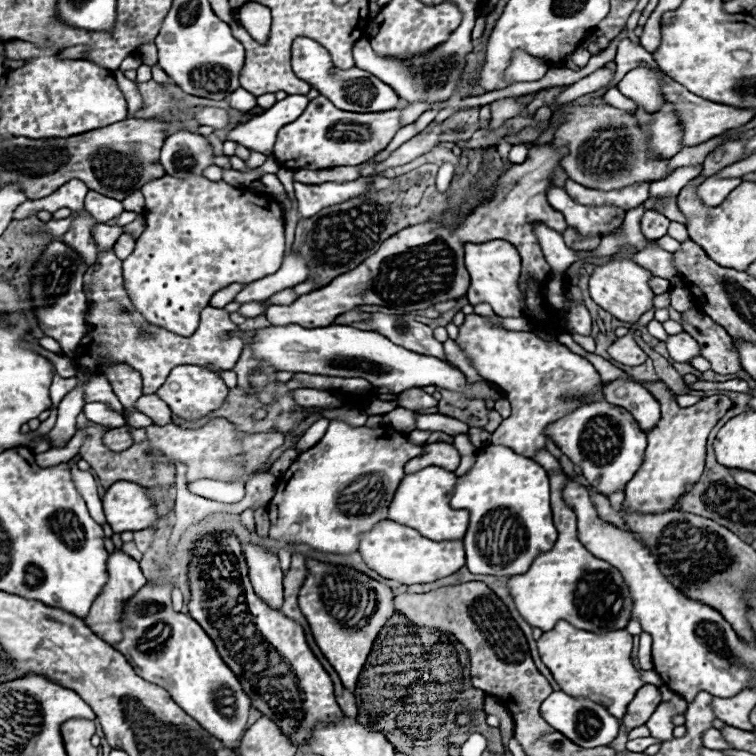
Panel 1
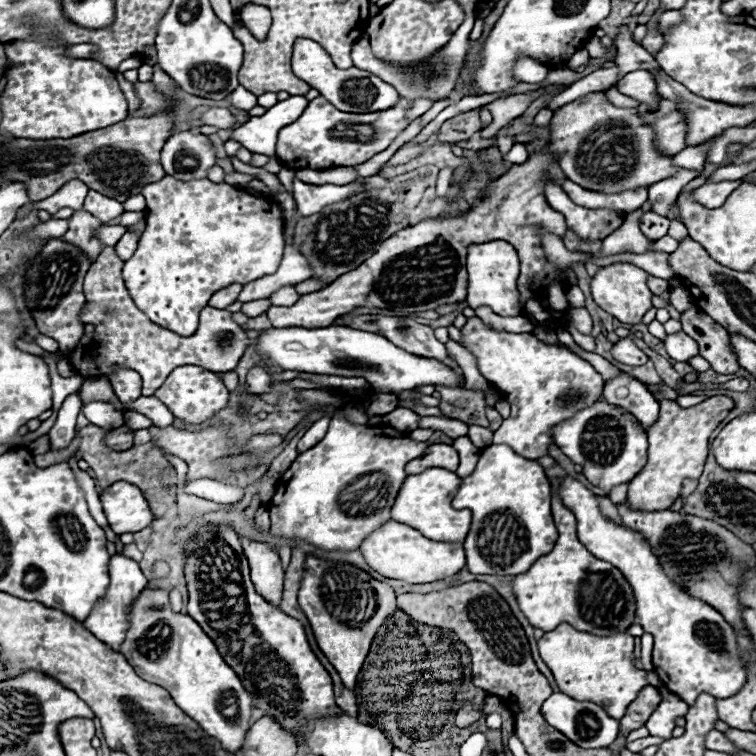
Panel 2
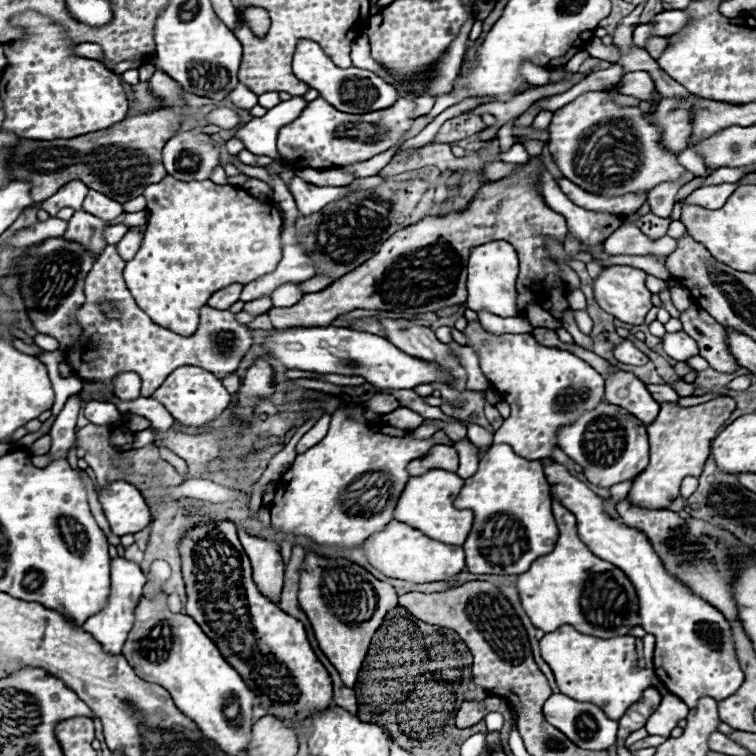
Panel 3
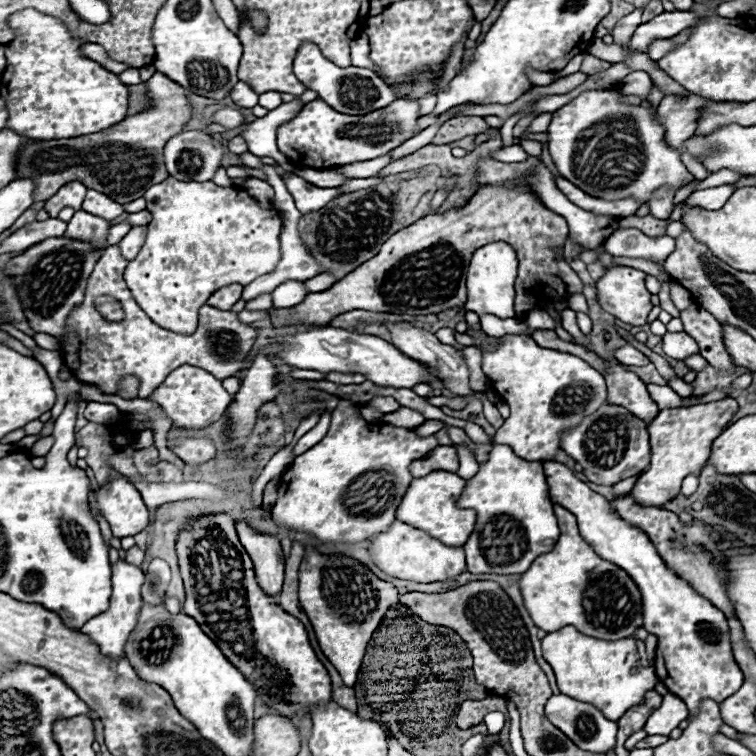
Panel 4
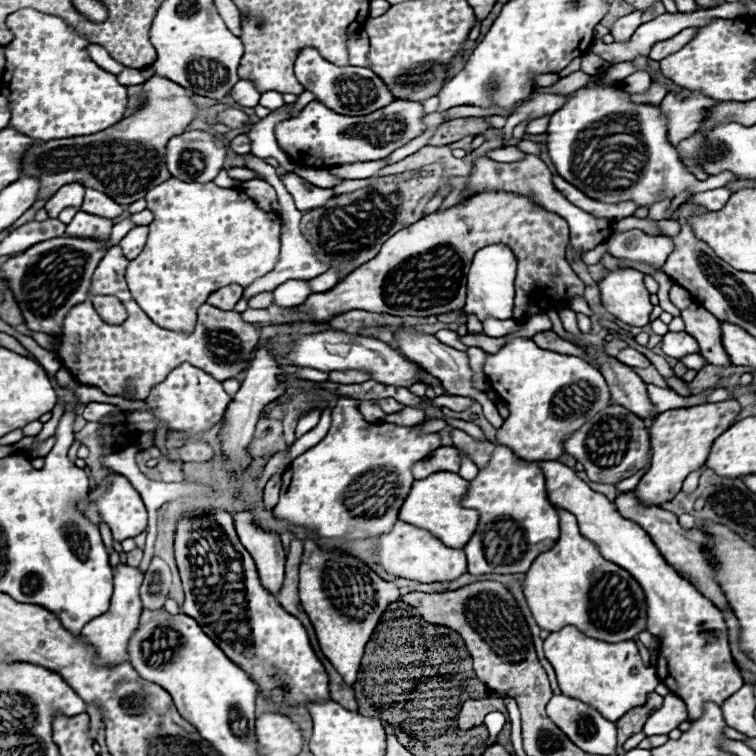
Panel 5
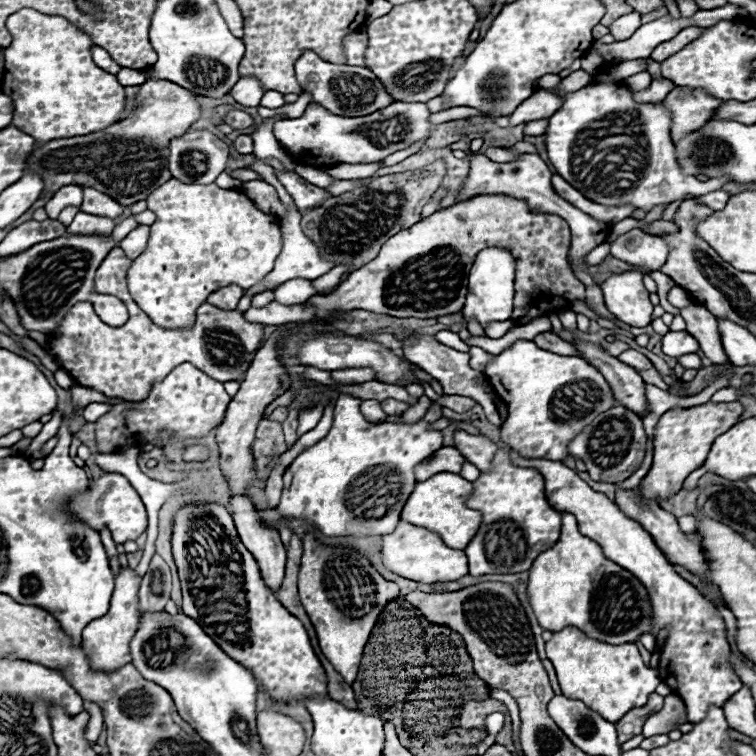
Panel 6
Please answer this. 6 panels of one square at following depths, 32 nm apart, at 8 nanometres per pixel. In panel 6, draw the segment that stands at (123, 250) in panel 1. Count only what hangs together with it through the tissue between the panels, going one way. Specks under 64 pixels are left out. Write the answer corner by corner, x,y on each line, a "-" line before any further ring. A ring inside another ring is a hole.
138,226
118,246
124,250
124,254
130,260
134,260
136,256
140,256
140,252
144,252
144,248
148,244
148,234
150,234
150,228
148,226

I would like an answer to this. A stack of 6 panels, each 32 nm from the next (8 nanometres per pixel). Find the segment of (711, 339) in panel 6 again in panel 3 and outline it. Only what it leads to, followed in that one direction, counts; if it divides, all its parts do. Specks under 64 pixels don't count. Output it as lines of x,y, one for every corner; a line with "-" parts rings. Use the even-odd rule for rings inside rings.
696,304
682,312
680,322
684,326
684,332
692,336
700,346
700,356
710,362
710,366
716,372
736,372
738,364
736,358
730,354
728,342
726,342
726,328
720,326
708,312
698,308

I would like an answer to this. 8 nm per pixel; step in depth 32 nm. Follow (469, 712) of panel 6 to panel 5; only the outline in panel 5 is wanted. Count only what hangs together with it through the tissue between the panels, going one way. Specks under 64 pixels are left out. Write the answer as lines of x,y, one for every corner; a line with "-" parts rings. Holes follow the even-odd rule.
486,698
486,700
466,700
462,704
462,710
458,714
458,726
460,728
468,728
468,714
490,714
494,710
500,710
502,714
508,714
506,712
506,704
504,700
500,698

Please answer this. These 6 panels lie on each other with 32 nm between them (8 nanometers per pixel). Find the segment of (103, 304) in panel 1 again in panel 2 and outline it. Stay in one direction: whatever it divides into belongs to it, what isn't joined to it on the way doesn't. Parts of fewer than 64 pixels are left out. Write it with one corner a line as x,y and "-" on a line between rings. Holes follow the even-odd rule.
108,246
100,252
98,260
86,274
86,306
82,310
86,332
74,352
68,356
80,376
98,378
108,376
116,368
130,368
142,376
142,396
152,396
176,366
196,364
216,374
236,368
246,346
250,344
250,338
246,330
232,320
228,310
206,306
200,312
200,326
192,336
178,336
166,328
158,328
134,306
132,298
128,296
122,280
122,264
124,262
116,256
114,248

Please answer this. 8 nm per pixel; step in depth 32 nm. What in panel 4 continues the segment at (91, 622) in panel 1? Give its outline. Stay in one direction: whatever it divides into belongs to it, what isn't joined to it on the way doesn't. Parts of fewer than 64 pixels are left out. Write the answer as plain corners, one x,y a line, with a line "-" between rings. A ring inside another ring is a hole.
118,560
112,564
112,596
110,596
110,606
108,610
104,610
102,614
90,618
80,630
84,634
88,634
98,646
100,652
108,658
120,658
124,656
124,644
132,632
132,628
136,626
136,616
138,616
138,608
142,604
142,596
140,596
140,588
144,584
144,574
138,566
128,564
126,560

